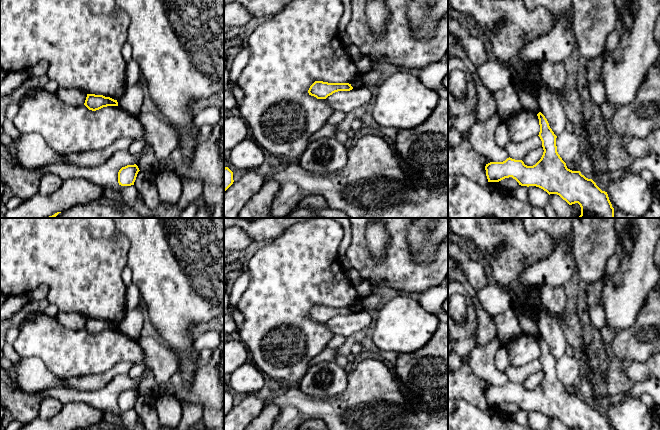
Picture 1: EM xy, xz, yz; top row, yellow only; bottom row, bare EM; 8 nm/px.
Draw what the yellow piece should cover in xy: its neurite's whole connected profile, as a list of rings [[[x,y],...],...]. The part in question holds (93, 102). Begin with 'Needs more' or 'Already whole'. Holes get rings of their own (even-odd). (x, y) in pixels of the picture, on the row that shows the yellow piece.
Already whole. [[[87,94],[84,105],[89,110],[96,111],[107,106],[118,106],[118,102],[103,95]]]

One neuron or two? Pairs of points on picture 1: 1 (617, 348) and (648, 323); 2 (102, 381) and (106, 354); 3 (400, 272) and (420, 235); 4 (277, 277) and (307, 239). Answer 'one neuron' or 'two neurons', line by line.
1: one neuron
2: two neurons
3: two neurons
4: one neuron

